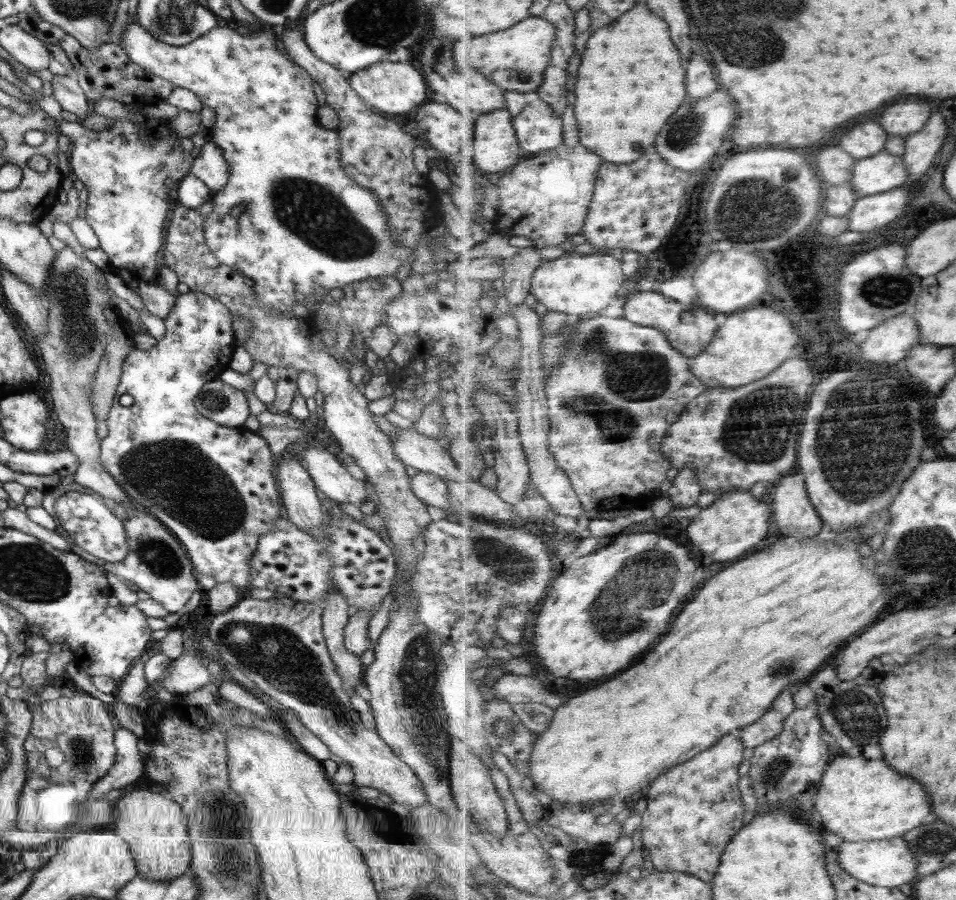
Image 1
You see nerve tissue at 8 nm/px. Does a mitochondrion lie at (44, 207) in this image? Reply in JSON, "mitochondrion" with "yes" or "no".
{"mitochondrion":"no"}

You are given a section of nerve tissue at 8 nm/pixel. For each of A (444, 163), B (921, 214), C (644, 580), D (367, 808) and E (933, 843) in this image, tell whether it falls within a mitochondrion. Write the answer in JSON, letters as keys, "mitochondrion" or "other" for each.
{"A":"other","B":"other","C":"mitochondrion","D":"other","E":"mitochondrion"}

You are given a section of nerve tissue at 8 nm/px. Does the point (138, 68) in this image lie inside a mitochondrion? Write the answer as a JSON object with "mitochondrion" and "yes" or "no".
{"mitochondrion":"no"}

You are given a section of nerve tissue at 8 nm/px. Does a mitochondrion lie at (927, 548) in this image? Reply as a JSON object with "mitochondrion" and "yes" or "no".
{"mitochondrion":"yes"}

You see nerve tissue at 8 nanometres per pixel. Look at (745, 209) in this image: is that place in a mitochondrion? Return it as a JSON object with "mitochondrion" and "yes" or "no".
{"mitochondrion":"yes"}

